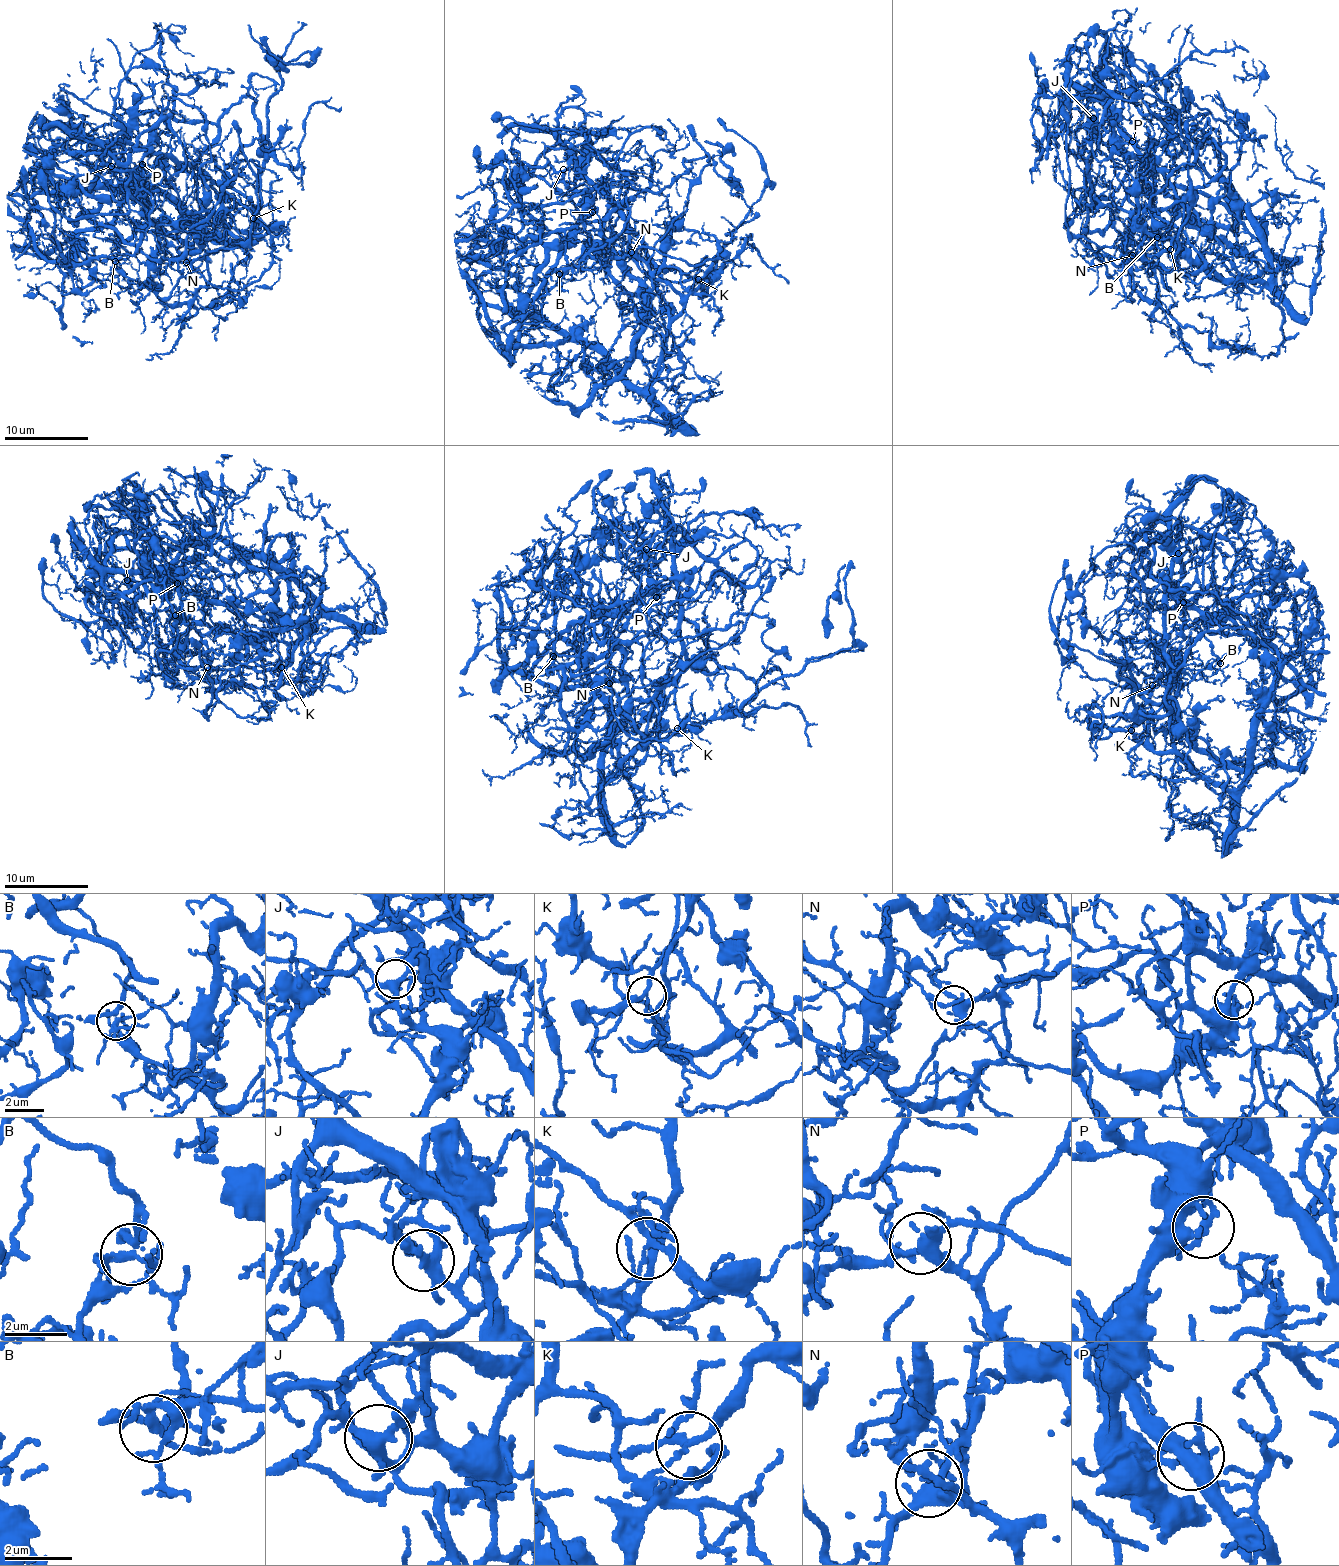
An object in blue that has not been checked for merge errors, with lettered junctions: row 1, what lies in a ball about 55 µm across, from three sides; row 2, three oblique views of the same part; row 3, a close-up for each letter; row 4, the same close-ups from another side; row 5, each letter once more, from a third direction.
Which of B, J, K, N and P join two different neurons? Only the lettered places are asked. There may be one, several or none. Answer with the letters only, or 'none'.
B, K

